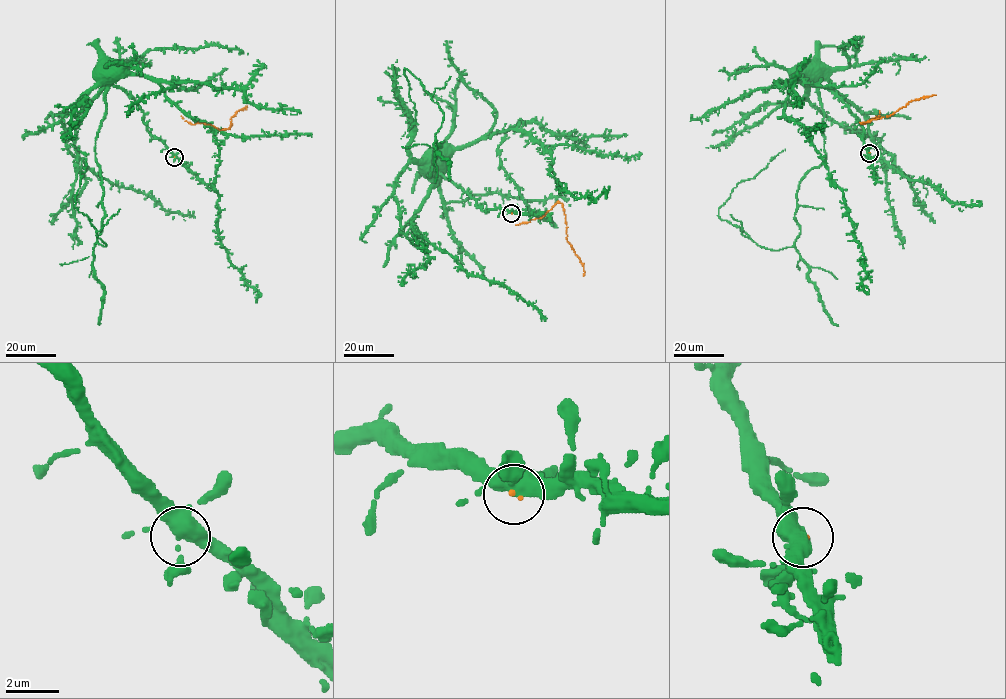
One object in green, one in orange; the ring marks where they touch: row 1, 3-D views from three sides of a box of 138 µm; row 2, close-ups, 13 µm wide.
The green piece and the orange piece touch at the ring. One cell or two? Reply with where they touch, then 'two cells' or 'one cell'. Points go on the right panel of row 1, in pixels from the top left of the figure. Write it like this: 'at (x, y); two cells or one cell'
at (869, 153); one cell

